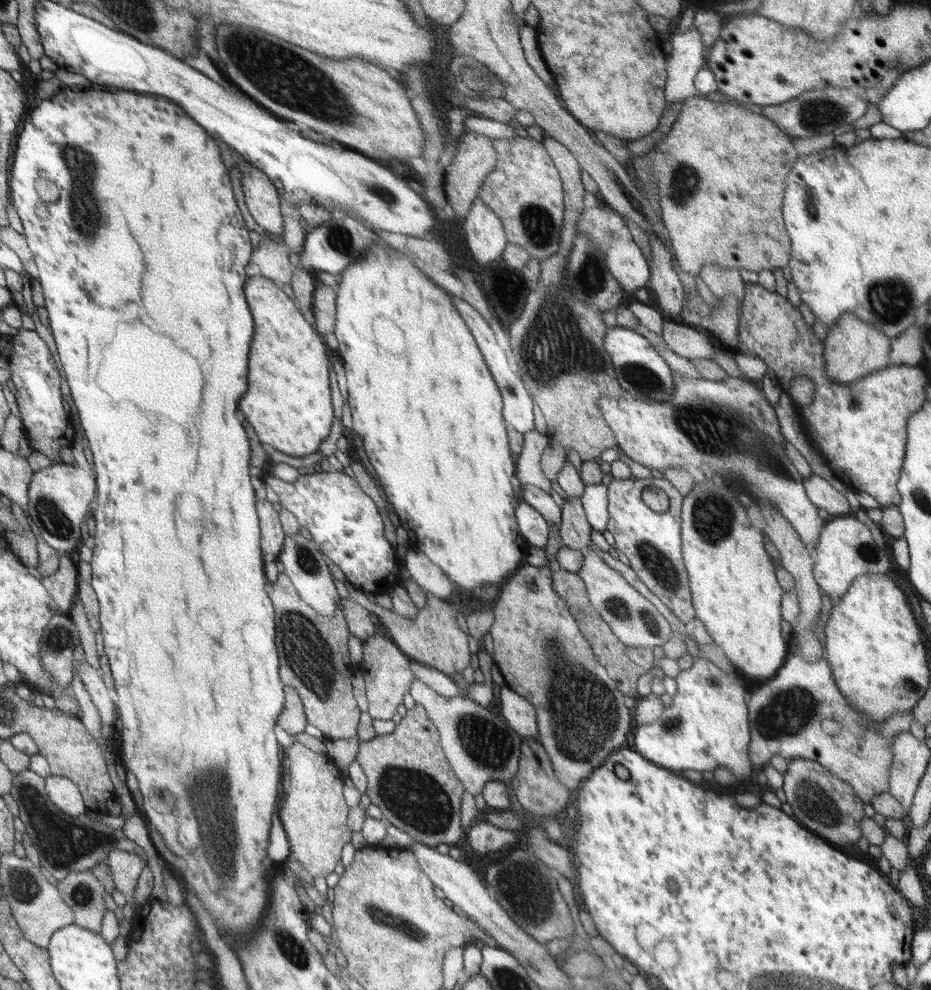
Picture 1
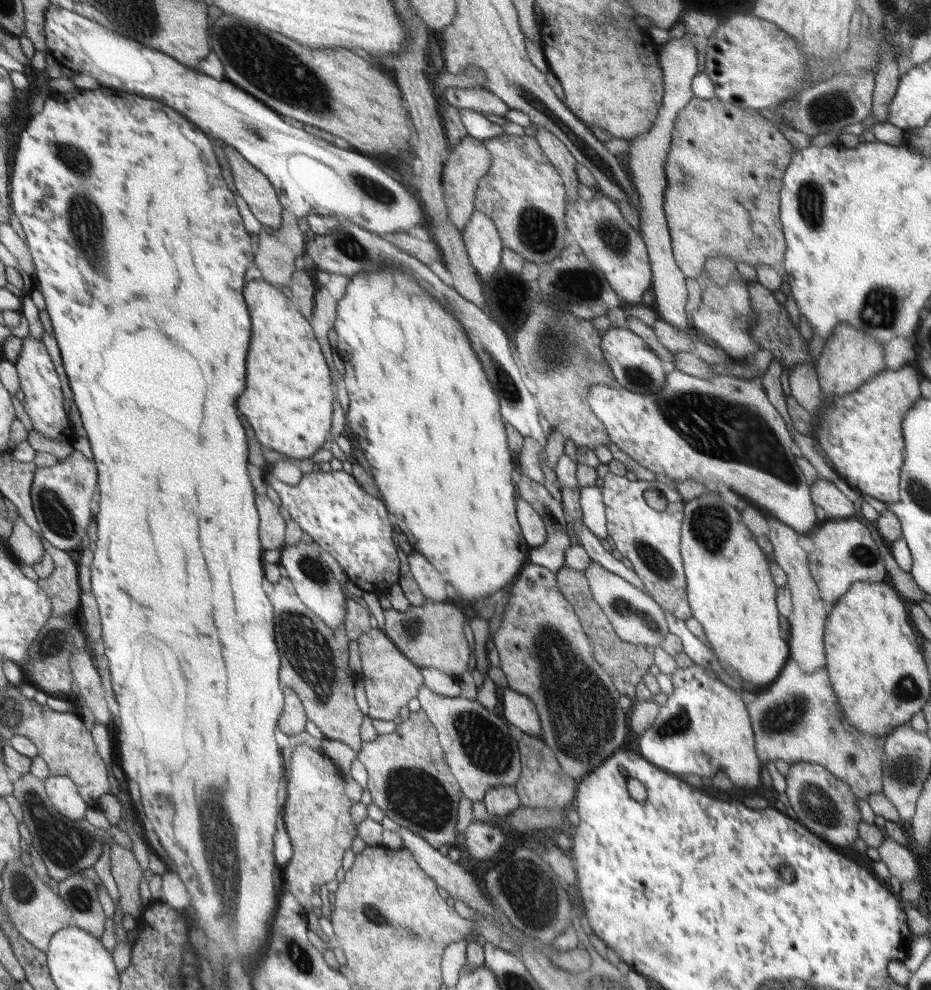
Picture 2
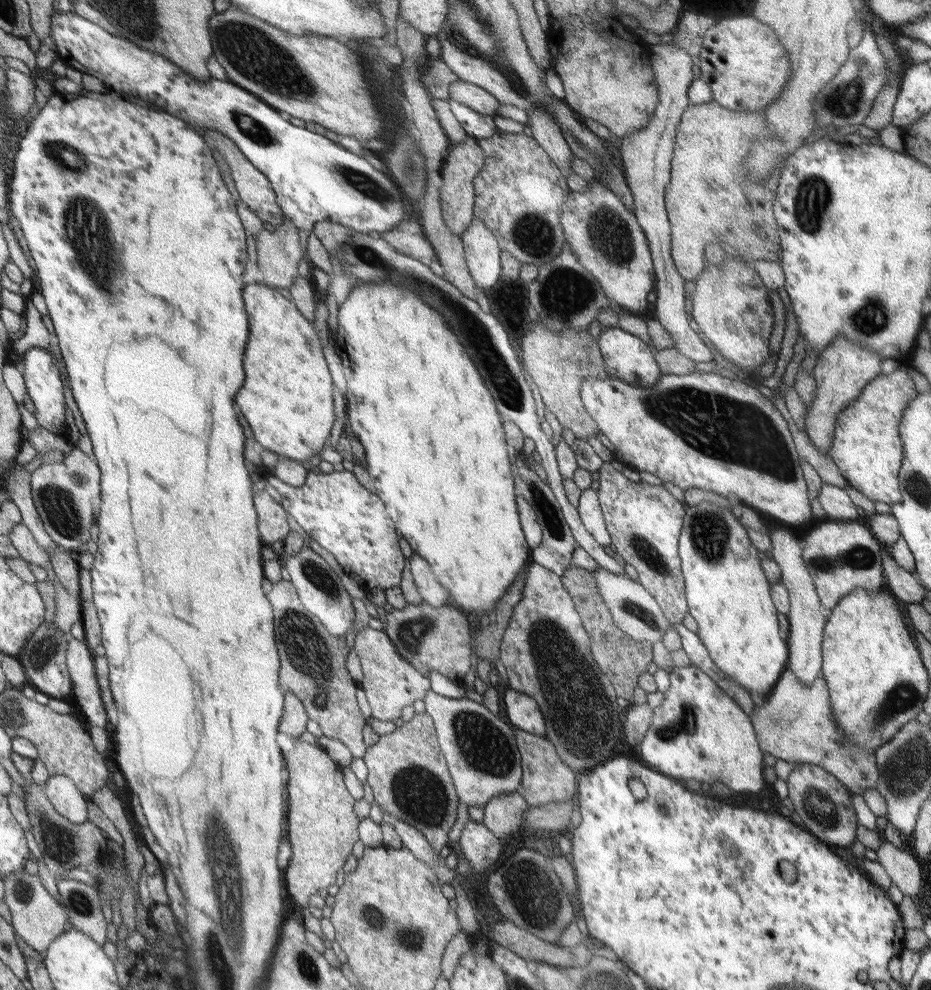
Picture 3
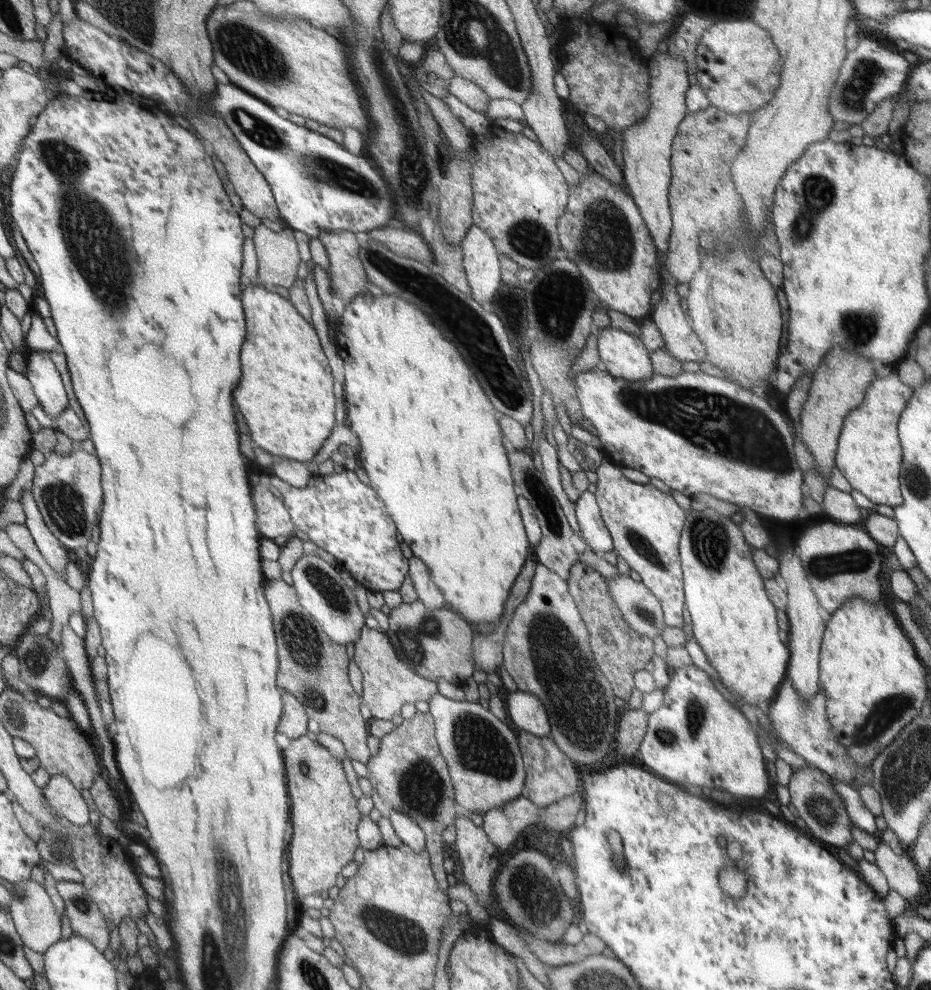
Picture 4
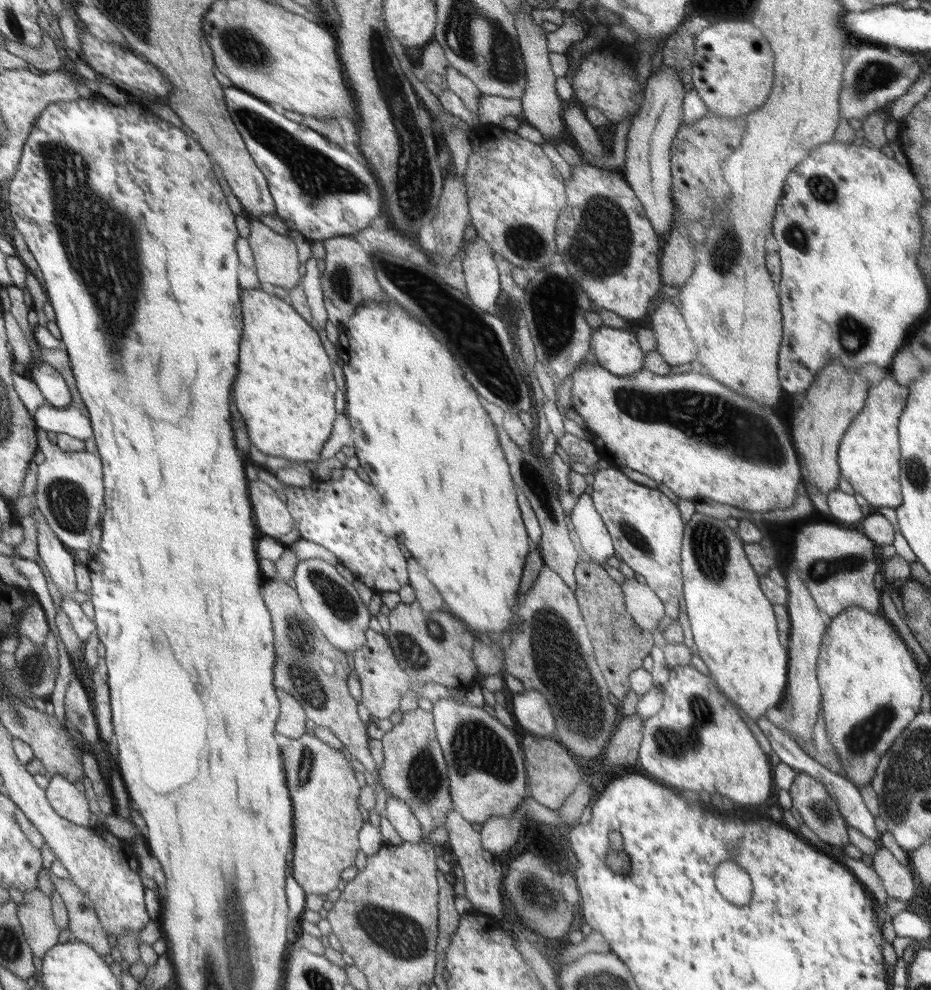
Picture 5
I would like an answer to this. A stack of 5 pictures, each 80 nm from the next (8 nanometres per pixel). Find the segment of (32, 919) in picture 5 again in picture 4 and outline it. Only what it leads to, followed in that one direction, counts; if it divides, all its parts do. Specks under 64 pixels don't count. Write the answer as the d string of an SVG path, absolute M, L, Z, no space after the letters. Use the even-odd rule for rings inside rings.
M35 880L21 881L21 884L13 886L13 903L11 914L16 924L18 933L22 936L25 946L35 952L45 954L49 948L63 939L61 934L61 914L53 904L52 896Z

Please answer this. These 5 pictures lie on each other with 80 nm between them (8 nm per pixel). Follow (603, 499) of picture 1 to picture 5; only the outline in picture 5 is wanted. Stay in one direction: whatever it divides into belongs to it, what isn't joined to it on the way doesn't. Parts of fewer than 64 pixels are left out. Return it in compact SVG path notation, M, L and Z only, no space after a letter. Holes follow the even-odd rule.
M583 493L575 497L576 503L567 520L573 525L579 547L594 563L601 566L606 558L614 555L612 538L605 529L604 521L600 519L590 494Z

